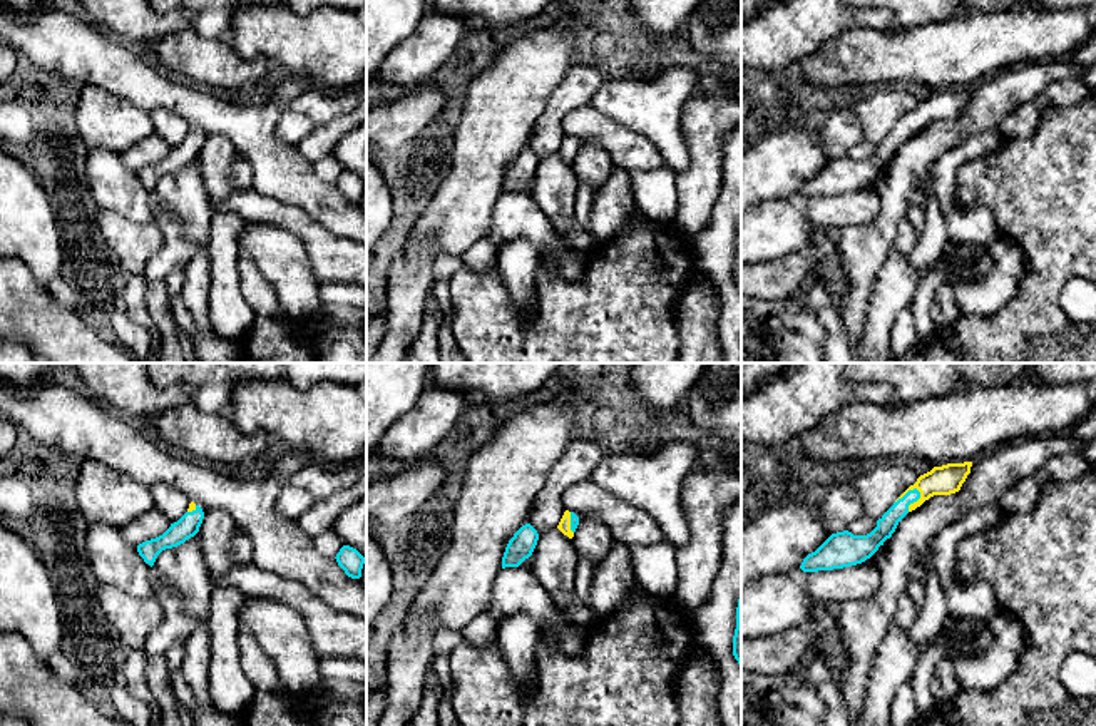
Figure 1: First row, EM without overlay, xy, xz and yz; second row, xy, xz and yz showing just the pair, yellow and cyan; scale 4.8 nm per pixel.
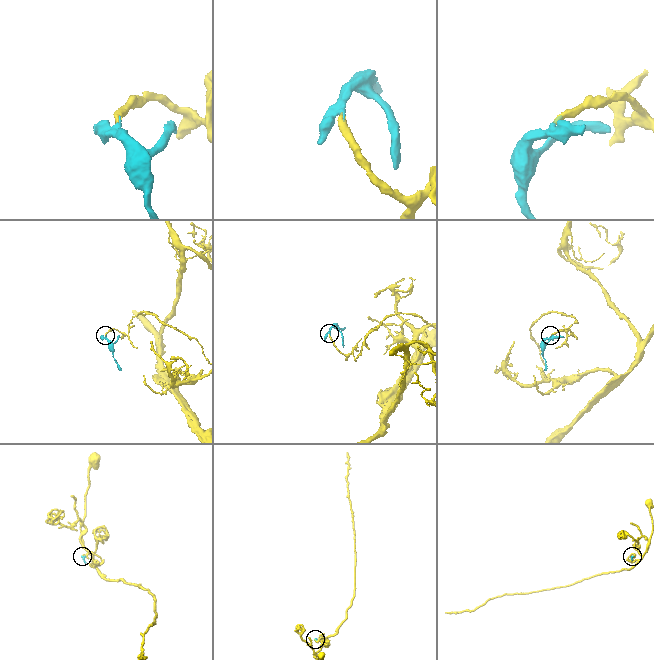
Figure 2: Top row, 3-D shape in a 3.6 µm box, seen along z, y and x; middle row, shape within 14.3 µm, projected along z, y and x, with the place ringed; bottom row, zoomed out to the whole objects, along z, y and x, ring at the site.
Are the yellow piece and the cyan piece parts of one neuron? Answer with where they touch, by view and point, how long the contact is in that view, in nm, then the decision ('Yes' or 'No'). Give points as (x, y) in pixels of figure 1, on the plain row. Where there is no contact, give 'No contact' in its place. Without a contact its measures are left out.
Touches yellow at yz (907, 116). Shared border 140 nm. Yes

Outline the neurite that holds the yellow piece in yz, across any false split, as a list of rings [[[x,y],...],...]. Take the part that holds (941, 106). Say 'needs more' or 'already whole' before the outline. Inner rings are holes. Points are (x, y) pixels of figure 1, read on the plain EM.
needs more | [[[972,87],[934,92],[920,100],[897,127],[877,146],[877,152],[867,161],[853,161],[848,156],[832,159],[815,177],[808,179],[800,194],[803,197],[833,196],[857,191],[870,184],[899,147],[934,120],[950,120],[960,115]]]

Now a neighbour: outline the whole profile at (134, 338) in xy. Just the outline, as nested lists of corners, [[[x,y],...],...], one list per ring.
[[[115,306],[107,320],[115,343],[127,350],[132,358],[144,361],[151,355],[151,333],[134,323],[122,306]]]

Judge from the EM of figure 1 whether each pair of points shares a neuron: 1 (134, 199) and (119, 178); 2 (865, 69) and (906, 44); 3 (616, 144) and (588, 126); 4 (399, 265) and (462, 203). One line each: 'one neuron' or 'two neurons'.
1: one neuron
2: one neuron
3: one neuron
4: two neurons

